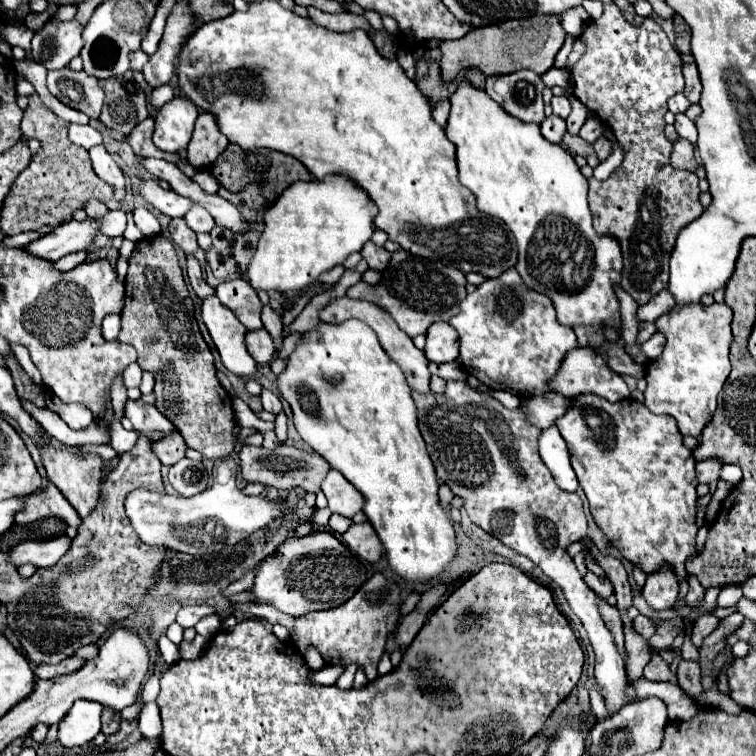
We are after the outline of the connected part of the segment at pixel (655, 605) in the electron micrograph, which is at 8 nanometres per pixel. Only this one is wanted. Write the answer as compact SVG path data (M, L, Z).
M663 564L655 572L651 572L643 586L643 596L653 610L673 608L679 596L679 582L677 582L677 574L673 572L673 568Z

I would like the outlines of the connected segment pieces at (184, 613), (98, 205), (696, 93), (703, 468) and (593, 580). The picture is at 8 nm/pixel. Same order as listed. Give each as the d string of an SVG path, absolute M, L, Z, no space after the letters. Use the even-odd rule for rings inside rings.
M199 604L199 606L181 606L181 610L177 614L177 622L183 628L189 628L189 626L195 626L203 616L207 616L211 612L213 612L213 608L209 608L205 604Z
M89 200L85 204L85 212L87 212L89 218L95 218L97 220L97 218L103 218L109 212L109 208L103 202L99 202L99 200Z
M695 62L683 64L683 76L685 76L685 90L683 90L683 94L693 104L699 104L699 98L701 98L701 78L699 78L699 72L697 72L697 64Z
M717 458L697 462L697 482L701 482L701 484L717 482L719 480L719 470L721 470L721 462Z
M587 570L587 574L583 576L583 580L585 580L585 584L587 584L599 598L603 598L603 600L607 600L607 598L613 594L613 586L611 586L611 582L609 582L607 578L599 578L599 576L595 576L591 570Z

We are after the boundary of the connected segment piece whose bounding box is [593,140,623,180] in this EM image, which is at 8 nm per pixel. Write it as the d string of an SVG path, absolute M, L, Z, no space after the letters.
M611 140L611 142L613 142L613 150L611 150L609 158L603 160L603 162L593 170L593 176L595 176L597 180L609 178L609 174L615 172L615 170L621 166L621 162L623 162L623 148L621 148L621 144L619 144L617 140Z

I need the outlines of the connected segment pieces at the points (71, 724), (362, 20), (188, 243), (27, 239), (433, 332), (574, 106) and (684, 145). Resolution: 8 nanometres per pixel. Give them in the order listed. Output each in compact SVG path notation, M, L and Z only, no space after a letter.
M77 700L59 722L59 742L65 748L89 744L101 732L103 706L91 700Z
M307 8L309 10L309 18L317 24L317 26L323 26L327 30L333 30L333 32L353 32L357 28L369 32L371 30L371 24L367 22L365 16L357 16L357 14L351 14L351 12L341 12L341 14L327 14L327 12L321 12L317 8Z
M173 218L171 224L169 224L169 232L171 232L171 238L181 246L181 250L185 254L195 254L199 244L197 244L197 238L195 238L195 232L185 224L183 218Z
M48 226L40 228L37 231L29 231L17 234L15 236L7 236L2 242L2 245L9 248L19 248L35 241L43 236L52 232L52 229Z
M447 322L433 324L427 330L425 356L435 364L457 360L457 356L459 356L459 336Z
M569 96L569 102L571 102L571 114L567 116L567 130L571 134L577 134L579 128L585 124L585 120L589 118L589 110L575 98L575 96Z
M677 138L677 140L673 142L671 164L673 164L675 168L695 172L695 170L699 168L699 160L695 158L695 146L693 146L689 140L685 140L685 138Z

